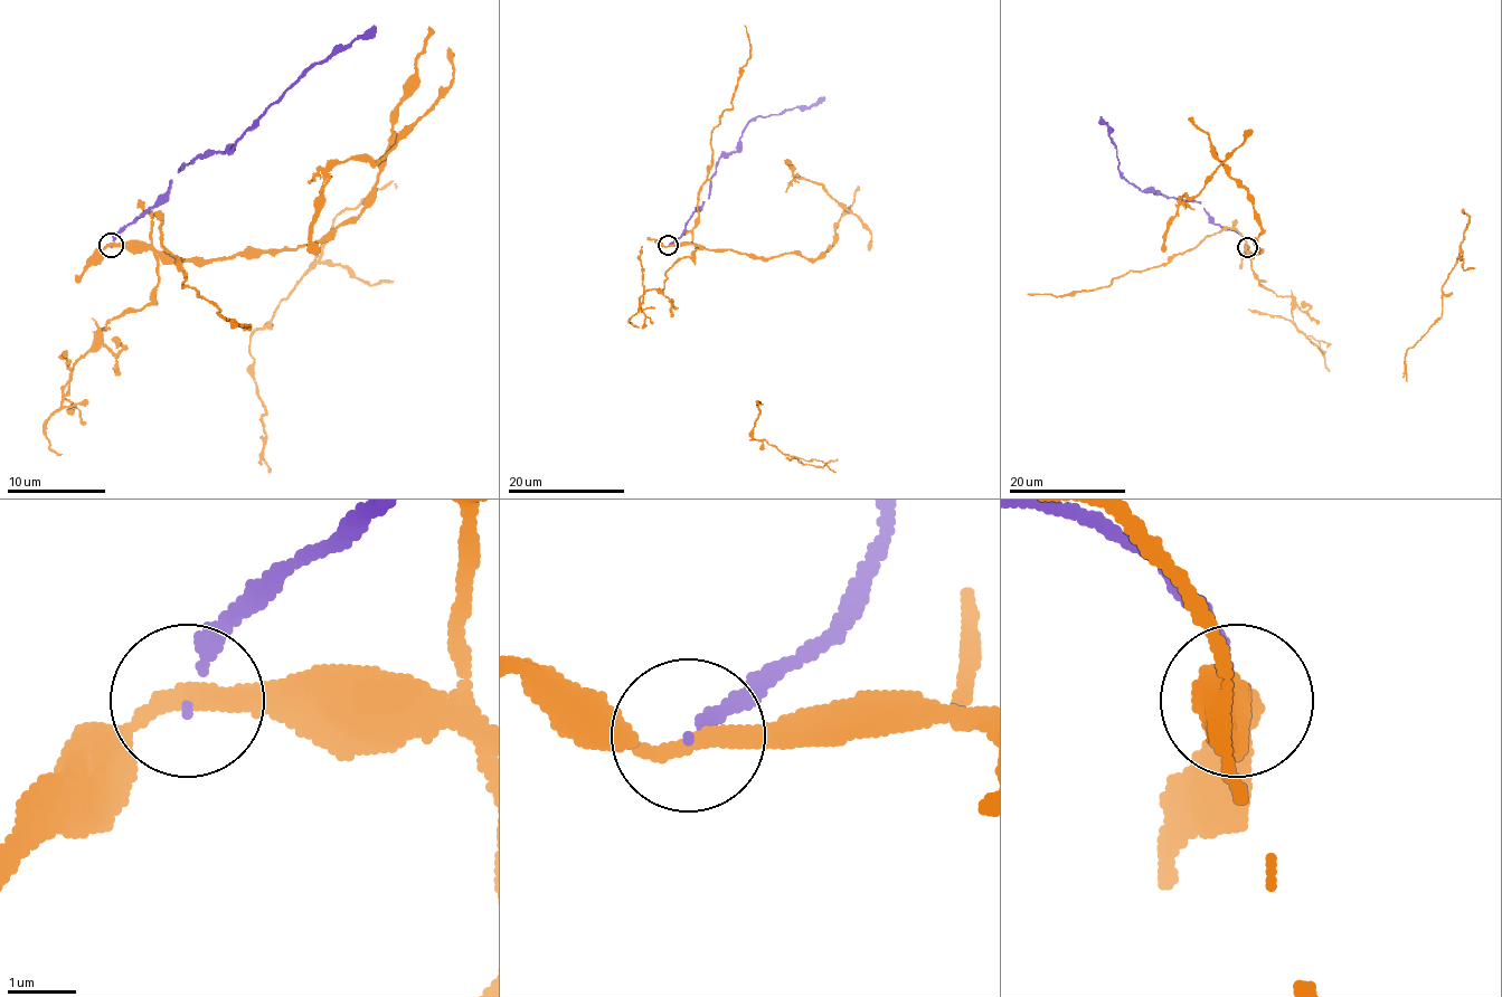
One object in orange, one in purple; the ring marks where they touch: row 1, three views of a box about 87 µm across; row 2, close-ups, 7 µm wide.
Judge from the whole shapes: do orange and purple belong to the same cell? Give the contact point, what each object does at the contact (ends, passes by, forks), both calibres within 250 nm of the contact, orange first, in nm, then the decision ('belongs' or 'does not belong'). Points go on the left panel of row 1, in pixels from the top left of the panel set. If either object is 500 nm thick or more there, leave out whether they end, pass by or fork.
(111, 245) | orange passes by | purple ends | 280/140 nm | does not belong

